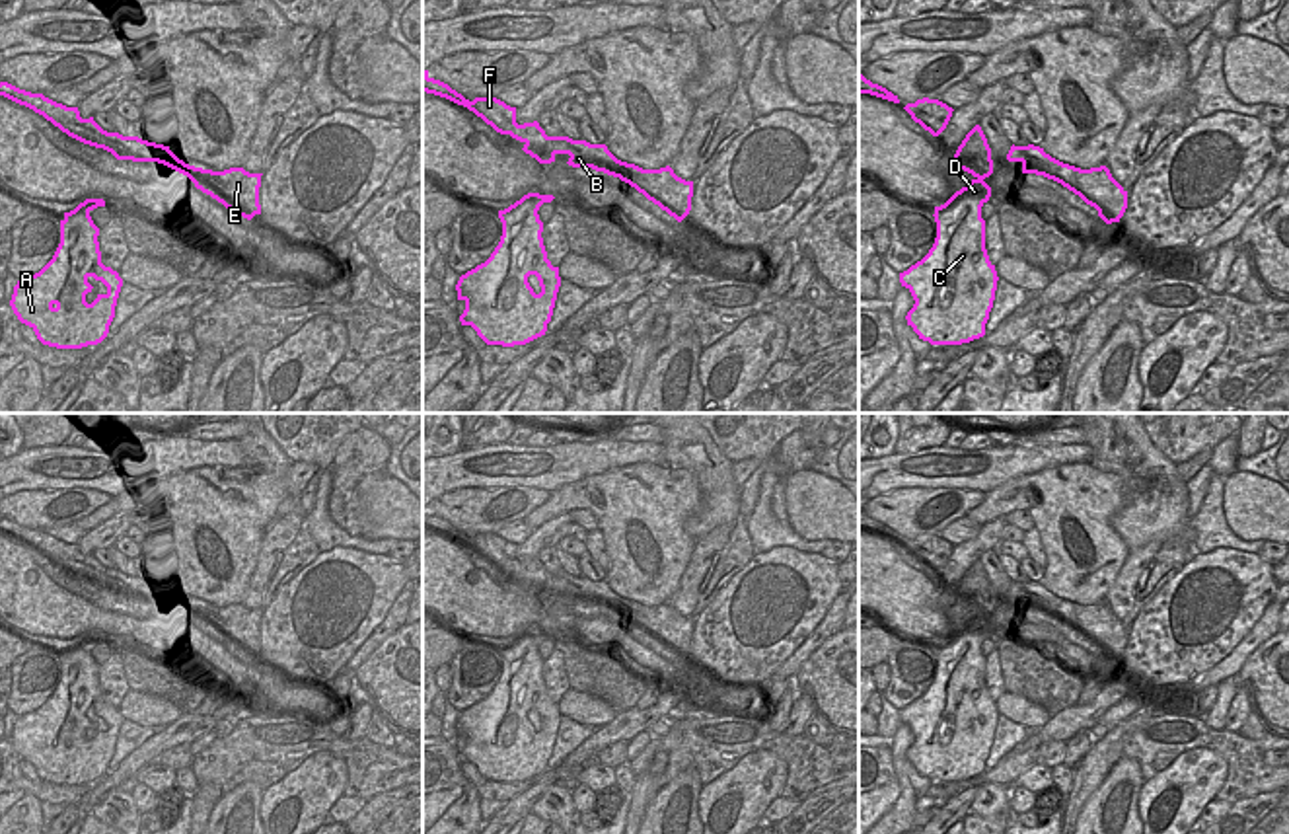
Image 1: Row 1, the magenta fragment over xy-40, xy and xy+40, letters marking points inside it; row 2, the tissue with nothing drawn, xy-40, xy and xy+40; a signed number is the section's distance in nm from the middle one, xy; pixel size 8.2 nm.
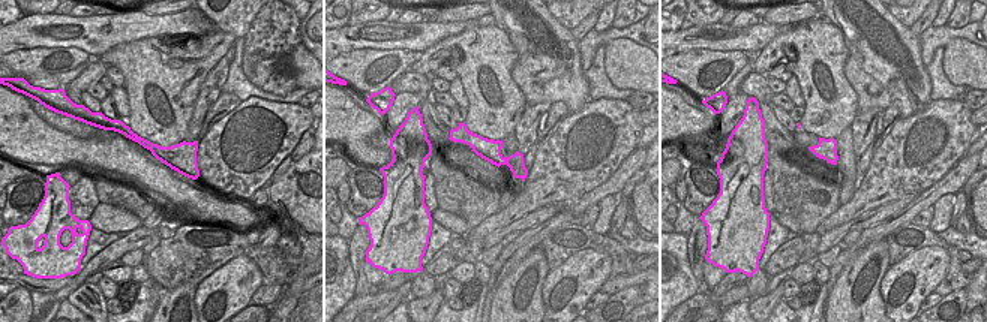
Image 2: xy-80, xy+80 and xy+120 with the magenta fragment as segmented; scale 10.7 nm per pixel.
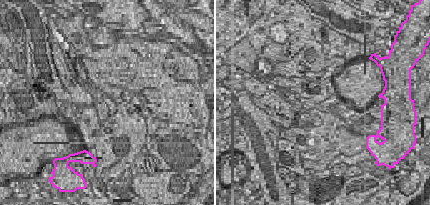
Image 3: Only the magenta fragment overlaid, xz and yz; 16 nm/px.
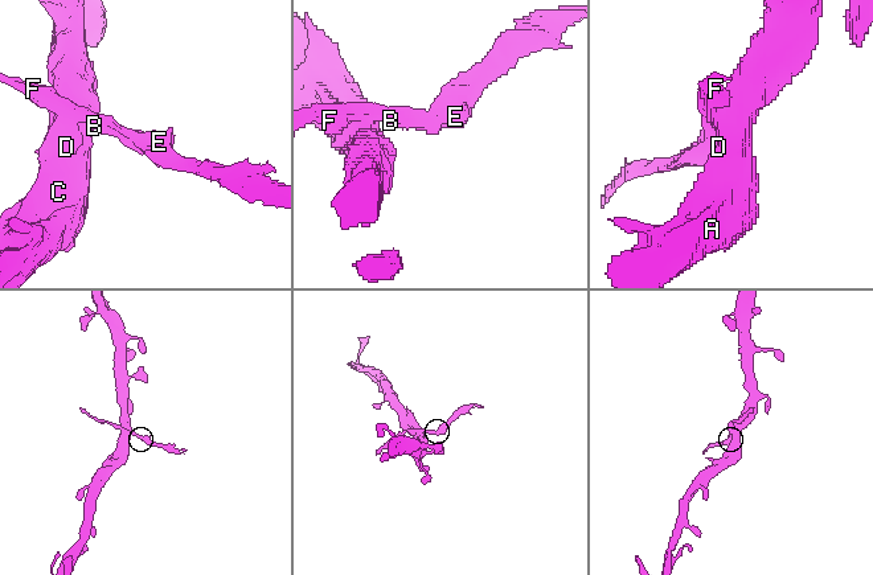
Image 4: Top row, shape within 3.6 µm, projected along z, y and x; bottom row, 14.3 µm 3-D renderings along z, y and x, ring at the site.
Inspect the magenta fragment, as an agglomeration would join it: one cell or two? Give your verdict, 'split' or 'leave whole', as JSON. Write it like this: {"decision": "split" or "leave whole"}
{"decision": "split"}

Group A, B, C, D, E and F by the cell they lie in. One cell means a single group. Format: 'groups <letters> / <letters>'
groups A C D / B E F

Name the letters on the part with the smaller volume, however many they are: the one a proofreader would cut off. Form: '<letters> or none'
B, E, F

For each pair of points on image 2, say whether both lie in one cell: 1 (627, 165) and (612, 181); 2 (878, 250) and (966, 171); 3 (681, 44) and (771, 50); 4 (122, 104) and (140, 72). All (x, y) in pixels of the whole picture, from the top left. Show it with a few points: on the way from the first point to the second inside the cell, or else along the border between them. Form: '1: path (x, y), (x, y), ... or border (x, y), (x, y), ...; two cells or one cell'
1: path (624, 169), (617, 177); one cell
2: border (884, 238), (870, 243), (854, 259); two cells
3: border (791, 29), (780, 30), (758, 53); two cells
4: border (123, 86), (128, 95), (129, 116); two cells

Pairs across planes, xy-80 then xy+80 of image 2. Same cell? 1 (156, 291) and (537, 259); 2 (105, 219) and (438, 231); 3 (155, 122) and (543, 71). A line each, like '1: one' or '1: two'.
1: two
2: two
3: two

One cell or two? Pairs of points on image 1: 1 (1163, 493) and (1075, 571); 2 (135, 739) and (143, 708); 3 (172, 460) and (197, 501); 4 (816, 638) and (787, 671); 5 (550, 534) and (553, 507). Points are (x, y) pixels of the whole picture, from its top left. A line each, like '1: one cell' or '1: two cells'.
1: two cells
2: two cells
3: two cells
4: one cell
5: two cells

